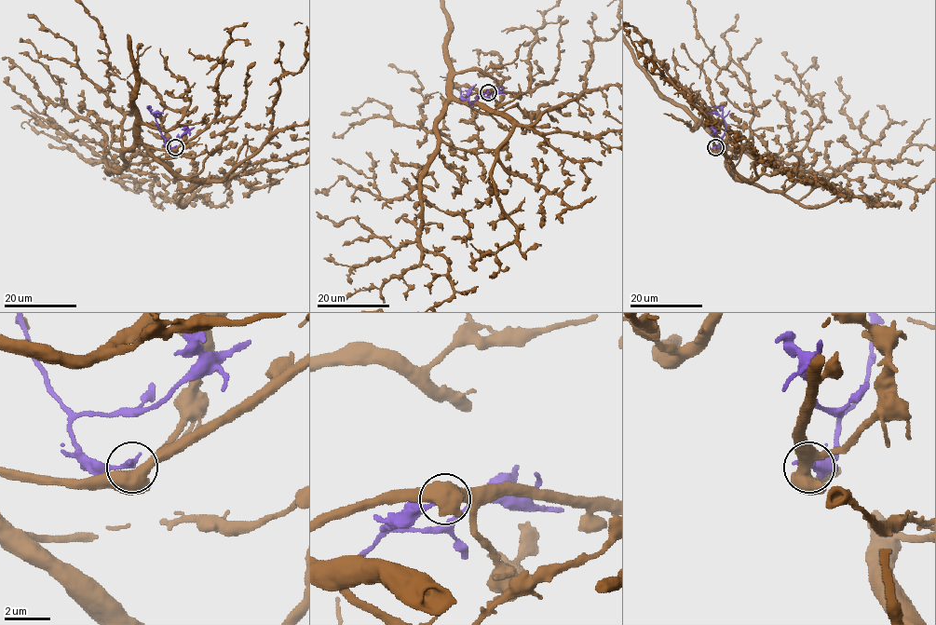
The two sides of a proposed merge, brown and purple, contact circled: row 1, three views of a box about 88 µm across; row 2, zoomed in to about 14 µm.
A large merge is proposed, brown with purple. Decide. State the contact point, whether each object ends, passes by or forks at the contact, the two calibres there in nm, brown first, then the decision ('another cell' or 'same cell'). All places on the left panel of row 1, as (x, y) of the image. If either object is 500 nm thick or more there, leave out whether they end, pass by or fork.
at (175, 147); 650 nm thick on the brown side, 360 nm on the other; another cell

